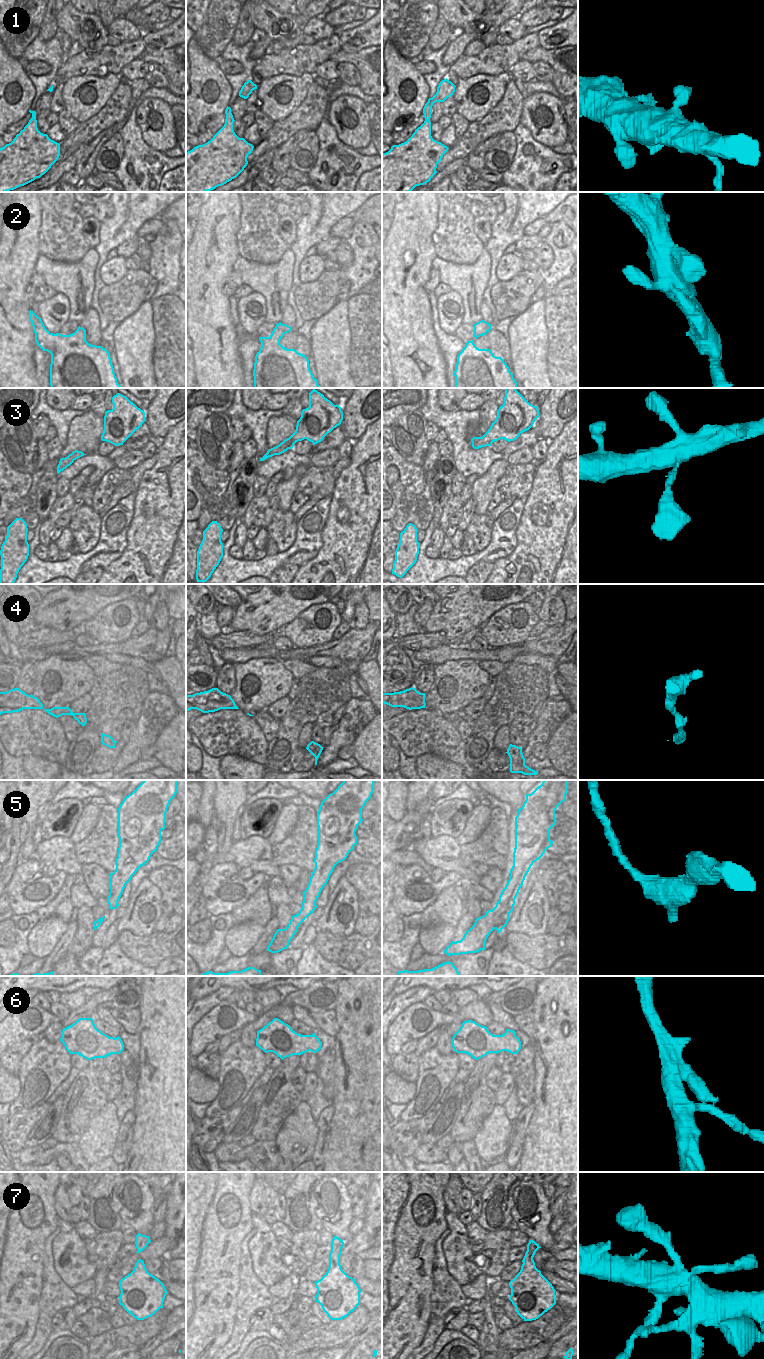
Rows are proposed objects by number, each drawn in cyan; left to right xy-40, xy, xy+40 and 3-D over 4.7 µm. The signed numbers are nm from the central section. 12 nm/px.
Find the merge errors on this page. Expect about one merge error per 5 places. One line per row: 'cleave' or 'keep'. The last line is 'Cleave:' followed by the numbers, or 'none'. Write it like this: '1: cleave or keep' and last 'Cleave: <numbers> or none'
1: keep
2: keep
3: keep
4: keep
5: keep
6: keep
7: keep
Cleave: none

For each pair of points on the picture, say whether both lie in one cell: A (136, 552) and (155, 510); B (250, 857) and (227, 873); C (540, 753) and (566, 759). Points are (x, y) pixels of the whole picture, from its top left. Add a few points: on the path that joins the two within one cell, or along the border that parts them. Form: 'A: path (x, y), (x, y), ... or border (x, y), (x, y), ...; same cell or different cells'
A: path (146, 542), (155, 533), (155, 520); same cell
B: border (233, 861), (237, 867); different cells
C: border (545, 744), (546, 756); different cells

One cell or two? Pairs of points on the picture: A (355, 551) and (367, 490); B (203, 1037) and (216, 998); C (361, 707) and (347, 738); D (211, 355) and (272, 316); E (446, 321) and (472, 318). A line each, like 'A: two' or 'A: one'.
A: one
B: two
C: one
D: two
E: two

